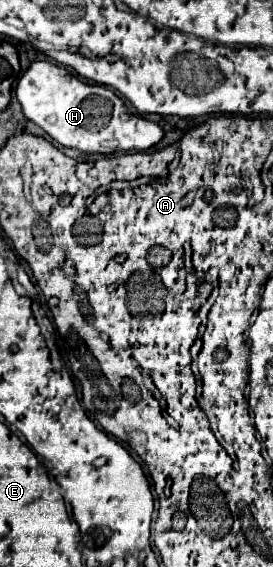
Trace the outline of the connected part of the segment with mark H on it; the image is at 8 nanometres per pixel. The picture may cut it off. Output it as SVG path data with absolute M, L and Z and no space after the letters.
M34 61L24 71L16 85L16 97L26 119L42 127L60 145L80 149L82 153L110 155L114 151L146 151L164 135L158 123L130 113L110 87L86 83L66 67L50 61Z

